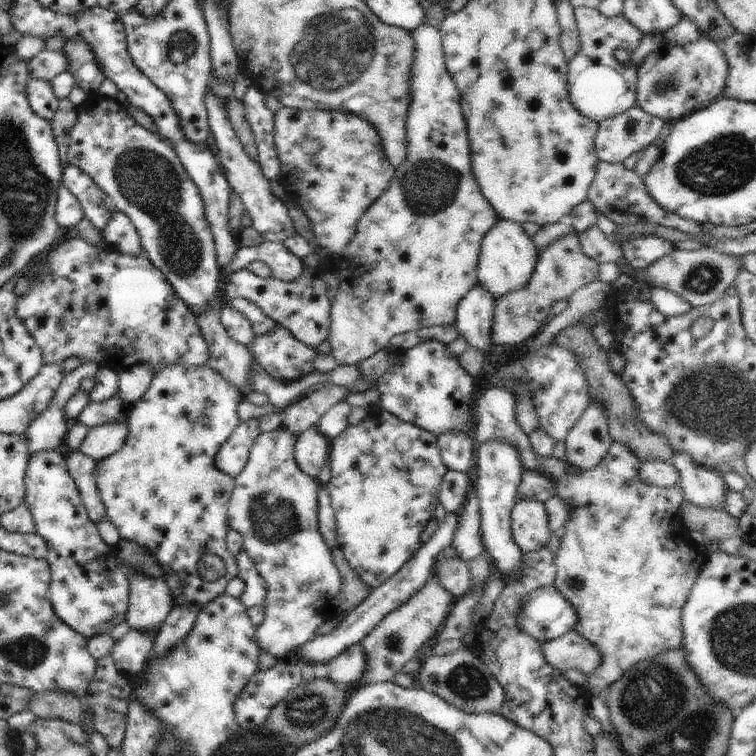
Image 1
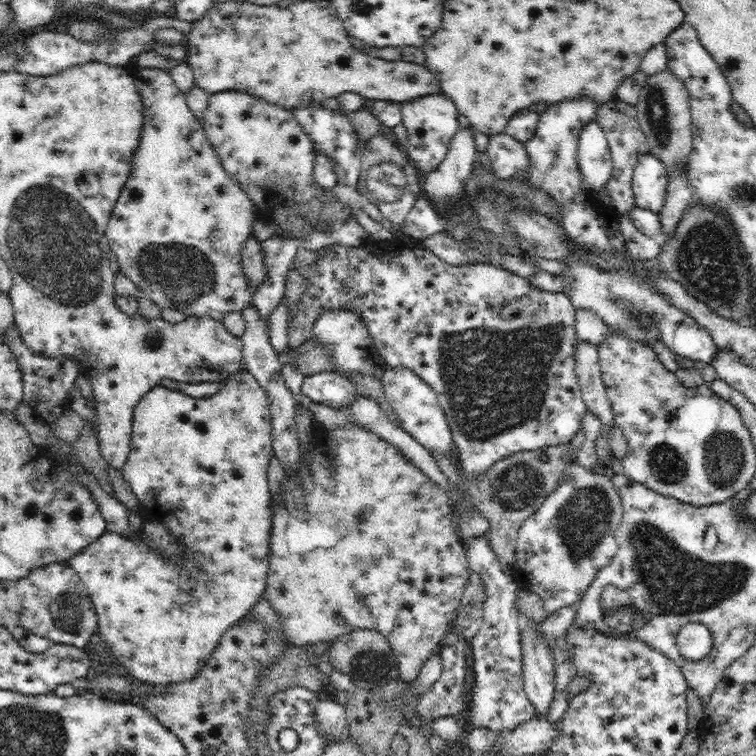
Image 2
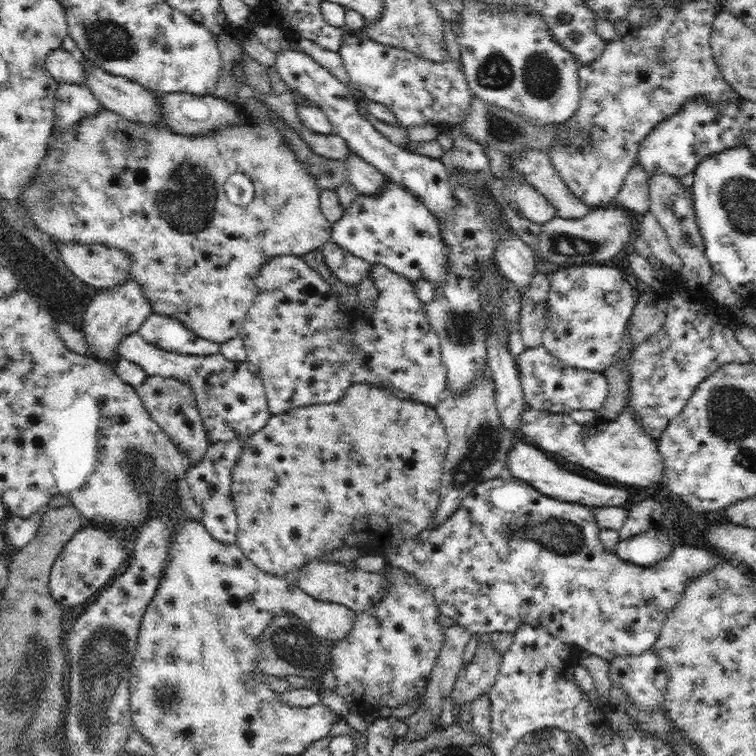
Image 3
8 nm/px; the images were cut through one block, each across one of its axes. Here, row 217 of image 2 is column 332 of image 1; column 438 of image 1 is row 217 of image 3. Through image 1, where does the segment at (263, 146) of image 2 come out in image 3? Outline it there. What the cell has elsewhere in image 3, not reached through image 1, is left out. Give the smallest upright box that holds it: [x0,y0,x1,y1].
[15,107,332,344]

